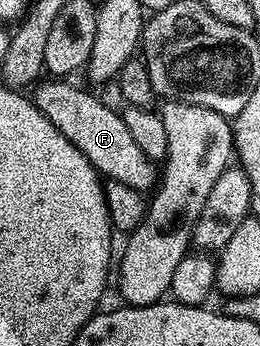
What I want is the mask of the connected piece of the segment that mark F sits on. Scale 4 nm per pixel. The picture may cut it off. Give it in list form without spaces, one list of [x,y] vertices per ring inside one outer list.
[[[50,77],[35,83],[32,98],[40,113],[44,113],[44,117],[48,117],[48,121],[52,121],[52,125],[56,125],[56,129],[60,129],[60,133],[64,133],[64,137],[68,137],[68,141],[72,141],[72,145],[76,145],[76,149],[88,157],[99,176],[111,183],[128,185],[143,193],[149,192],[156,183],[155,164],[146,156],[144,149],[132,141],[132,133],[128,133],[128,125],[124,125],[121,114],[108,109],[108,105],[104,105],[95,92],[93,95],[70,83],[73,82],[62,77]]]

